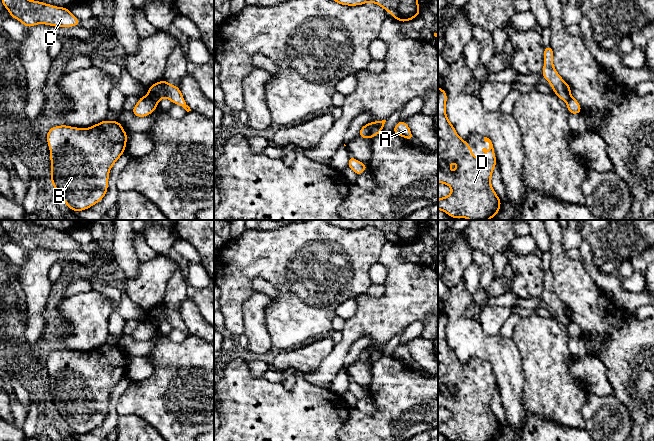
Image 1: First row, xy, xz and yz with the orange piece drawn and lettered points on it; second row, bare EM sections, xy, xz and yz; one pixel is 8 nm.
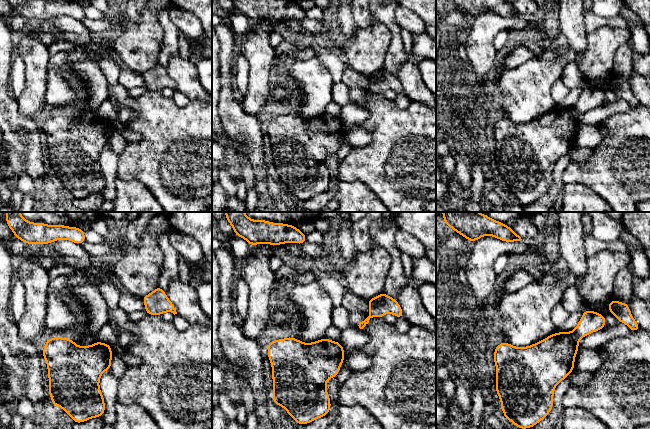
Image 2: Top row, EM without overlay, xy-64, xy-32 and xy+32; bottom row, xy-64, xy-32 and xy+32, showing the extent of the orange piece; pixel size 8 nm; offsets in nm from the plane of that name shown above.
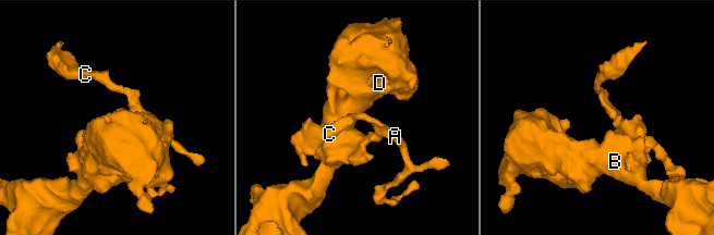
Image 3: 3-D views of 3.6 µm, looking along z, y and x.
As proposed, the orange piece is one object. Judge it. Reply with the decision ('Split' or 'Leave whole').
Split

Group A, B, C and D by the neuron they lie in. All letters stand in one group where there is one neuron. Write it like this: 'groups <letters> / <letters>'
groups A C / B D

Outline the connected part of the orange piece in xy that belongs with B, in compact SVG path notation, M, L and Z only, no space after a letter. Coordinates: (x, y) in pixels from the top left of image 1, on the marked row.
M103 120L90 128L69 127L66 124L48 130L51 182L61 199L74 212L83 211L100 202L107 190L109 172L125 152L127 133L120 122Z

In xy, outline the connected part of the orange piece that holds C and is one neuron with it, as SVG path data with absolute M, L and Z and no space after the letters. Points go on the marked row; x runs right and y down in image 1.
M1 0L10 16L19 20L27 28L36 24L54 27L79 26L80 21L68 8L56 7L33 0Z

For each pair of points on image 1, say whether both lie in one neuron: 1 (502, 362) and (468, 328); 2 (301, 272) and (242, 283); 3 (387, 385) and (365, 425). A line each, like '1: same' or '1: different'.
1: same
2: same
3: same

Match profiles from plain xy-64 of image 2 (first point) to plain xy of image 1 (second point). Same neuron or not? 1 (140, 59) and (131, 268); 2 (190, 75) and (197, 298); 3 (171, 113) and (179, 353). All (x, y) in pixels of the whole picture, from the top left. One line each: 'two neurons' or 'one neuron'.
1: two neurons
2: two neurons
3: one neuron

